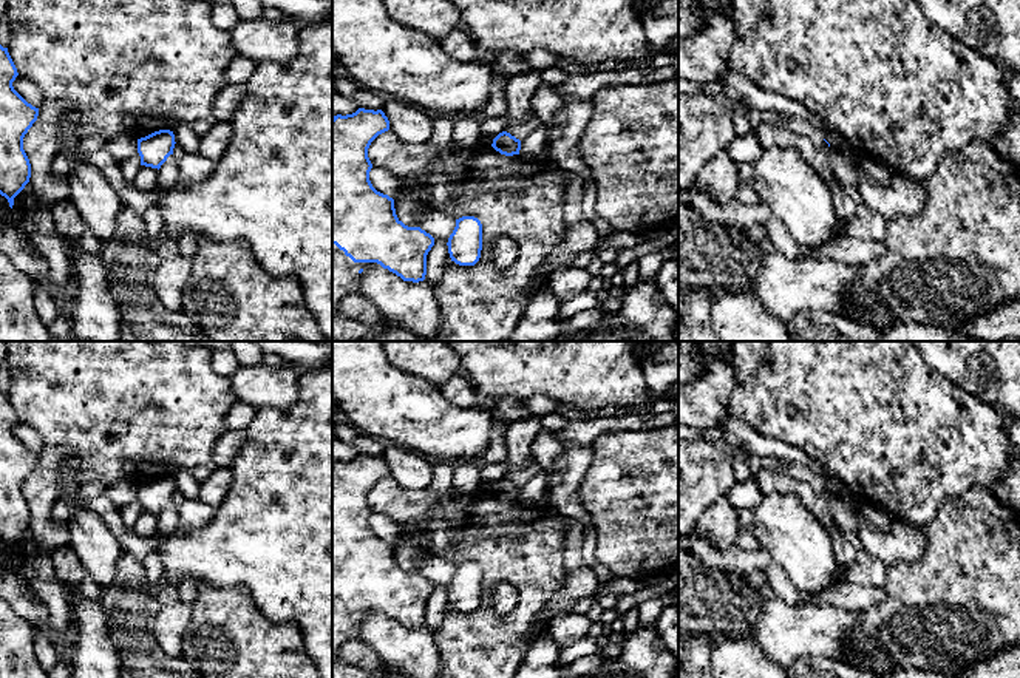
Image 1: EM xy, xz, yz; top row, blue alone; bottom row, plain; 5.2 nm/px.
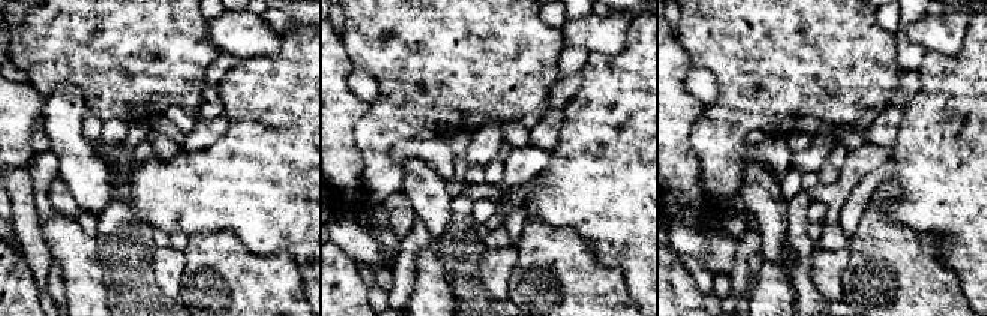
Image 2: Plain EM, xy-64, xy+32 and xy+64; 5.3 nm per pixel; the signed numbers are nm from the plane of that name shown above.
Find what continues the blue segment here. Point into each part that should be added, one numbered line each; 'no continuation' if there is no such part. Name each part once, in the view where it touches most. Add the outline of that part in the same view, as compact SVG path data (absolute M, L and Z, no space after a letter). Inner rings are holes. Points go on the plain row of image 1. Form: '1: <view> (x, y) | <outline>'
1: xz (345, 618) | M332 590L332 663L348 641L360 639L360 615L382 613L377 609L354 609L335 590ZM360 639L362 641L362 639Z

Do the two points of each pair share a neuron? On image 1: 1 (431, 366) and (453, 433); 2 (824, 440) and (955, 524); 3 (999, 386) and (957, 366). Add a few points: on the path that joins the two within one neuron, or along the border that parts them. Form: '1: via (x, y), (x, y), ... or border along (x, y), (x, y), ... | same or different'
1: border along (404, 371), (421, 376), (439, 388) | different
2: border along (935, 516), (921, 528) | different
3: via (988, 376), (979, 366), (968, 366) | same

